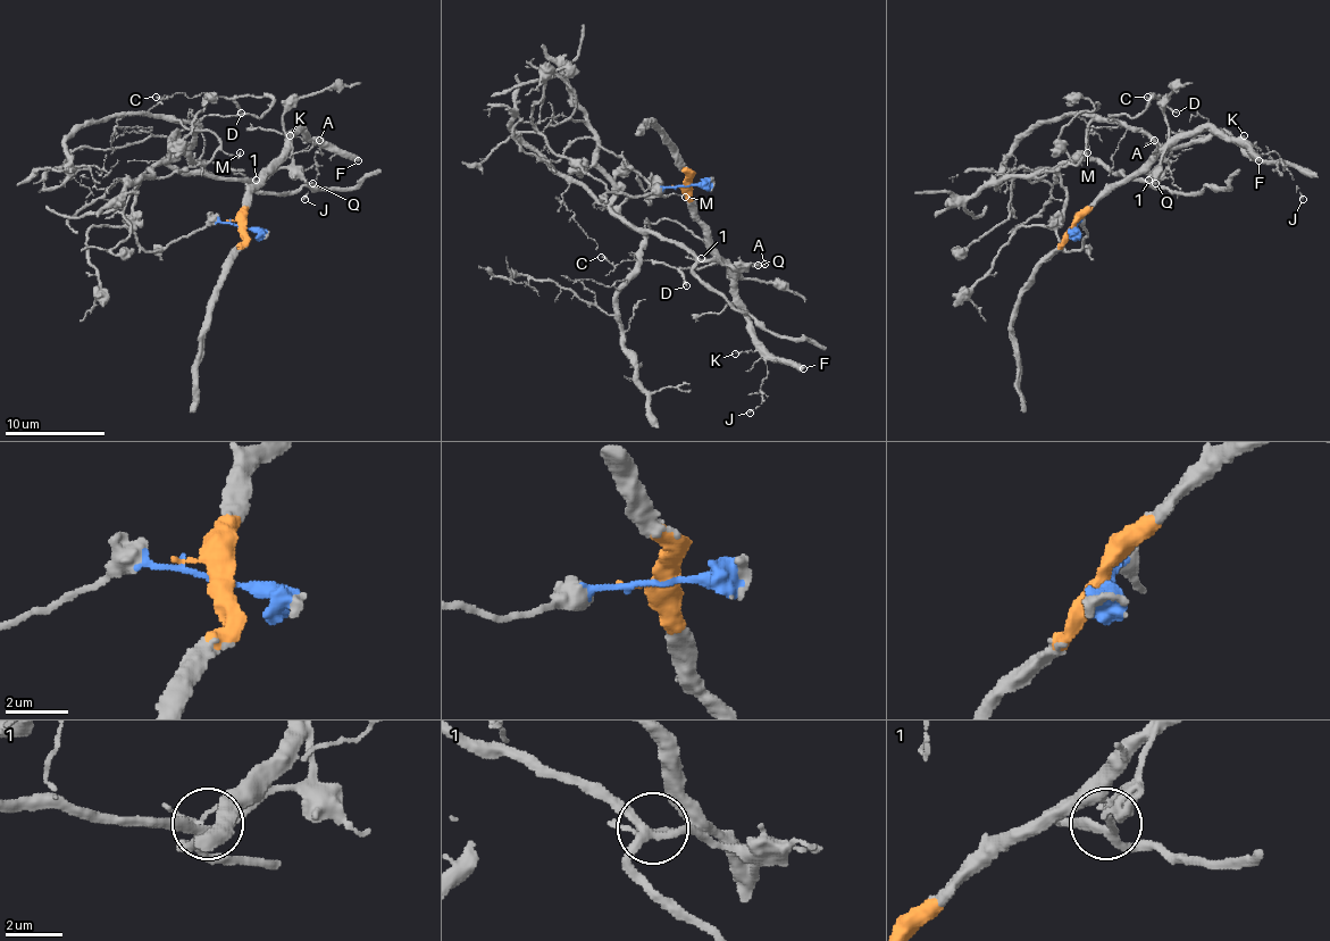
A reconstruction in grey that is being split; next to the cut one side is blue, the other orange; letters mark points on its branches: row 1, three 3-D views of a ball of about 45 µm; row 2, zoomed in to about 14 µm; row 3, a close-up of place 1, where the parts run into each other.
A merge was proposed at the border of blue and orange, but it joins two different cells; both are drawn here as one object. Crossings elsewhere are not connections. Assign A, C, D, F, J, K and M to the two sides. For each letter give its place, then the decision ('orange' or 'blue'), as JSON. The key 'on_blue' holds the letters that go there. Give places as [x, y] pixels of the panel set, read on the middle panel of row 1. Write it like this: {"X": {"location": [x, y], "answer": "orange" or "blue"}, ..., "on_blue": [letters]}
{"A": {"location": [764, 264], "answer": "orange"}, "C": {"location": [601, 257], "answer": "blue"}, "D": {"location": [686, 285], "answer": "blue"}, "F": {"location": [803, 368], "answer": "orange"}, "J": {"location": [750, 413], "answer": "orange"}, "K": {"location": [735, 354], "answer": "orange"}, "M": {"location": [685, 197], "answer": "blue"}, "on_blue": ["C", "D", "M"]}

